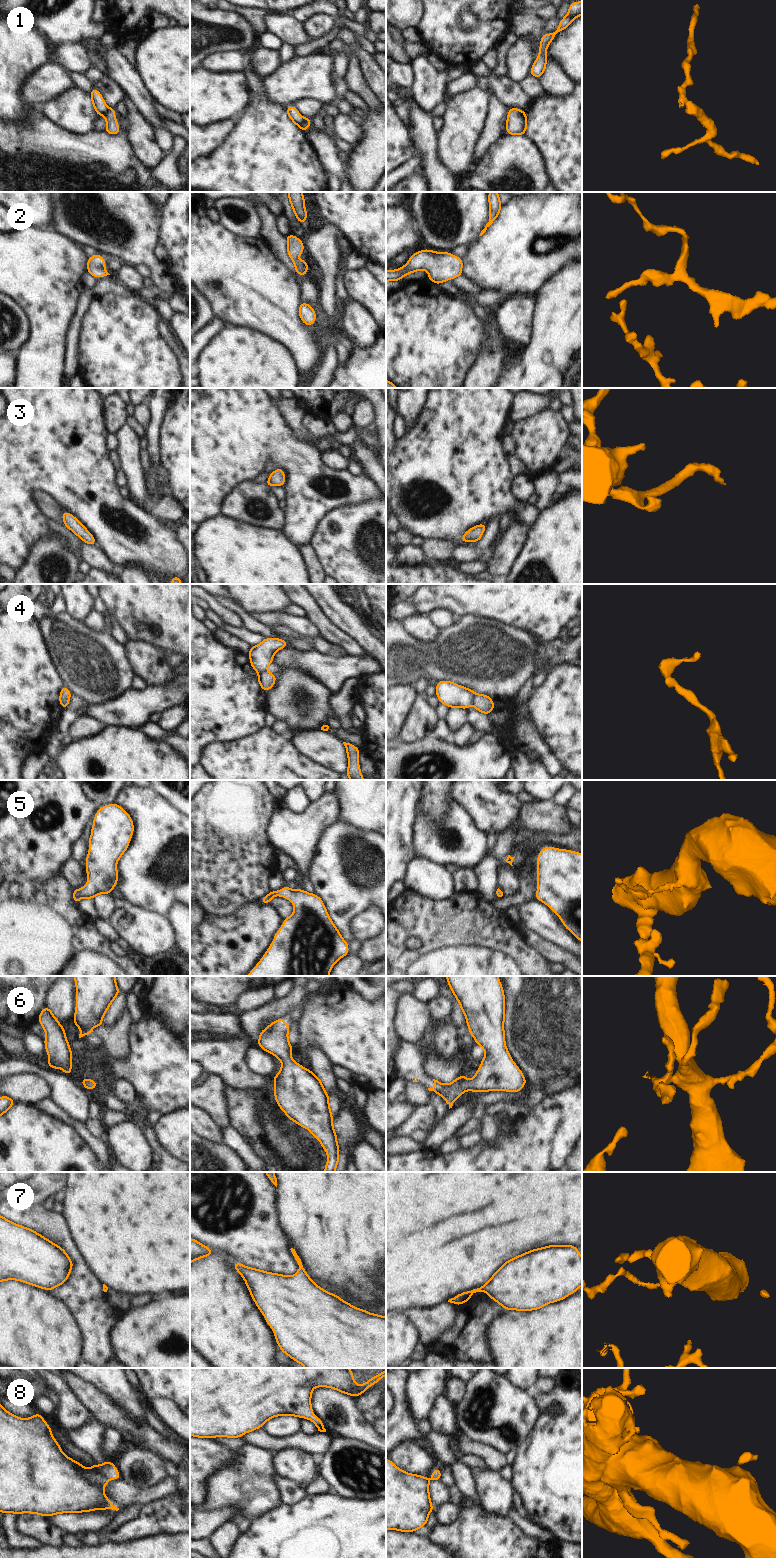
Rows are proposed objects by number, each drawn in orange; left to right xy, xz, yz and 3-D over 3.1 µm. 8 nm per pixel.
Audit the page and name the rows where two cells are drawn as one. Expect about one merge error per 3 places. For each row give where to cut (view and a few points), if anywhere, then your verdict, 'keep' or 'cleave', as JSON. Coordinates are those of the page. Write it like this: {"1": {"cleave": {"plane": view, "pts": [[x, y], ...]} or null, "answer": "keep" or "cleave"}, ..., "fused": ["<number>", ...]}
{"1": {"cleave": {"plane": "xz", "pts": [[305, 118], [299, 126]]}, "answer": "cleave"}, "2": {"cleave": null, "answer": "keep"}, "3": {"cleave": null, "answer": "keep"}, "4": {"cleave": {"plane": "yz", "pts": [[475, 694], [471, 702]]}, "answer": "cleave"}, "5": {"cleave": null, "answer": "keep"}, "6": {"cleave": null, "answer": "keep"}, "7": {"cleave": null, "answer": "keep"}, "8": {"cleave": null, "answer": "keep"}, "fused": ["1", "4"]}

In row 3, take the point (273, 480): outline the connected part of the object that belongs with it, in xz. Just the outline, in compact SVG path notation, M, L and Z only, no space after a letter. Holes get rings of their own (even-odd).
M277 468L272 473L270 473L270 476L265 484L267 484L269 487L283 487L285 485L285 472L281 468Z

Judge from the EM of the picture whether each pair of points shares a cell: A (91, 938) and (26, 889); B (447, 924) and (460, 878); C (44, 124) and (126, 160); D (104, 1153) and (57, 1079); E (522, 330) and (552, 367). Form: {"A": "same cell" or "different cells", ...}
{"A": "same cell", "B": "different cells", "C": "same cell", "D": "different cells", "E": "different cells"}

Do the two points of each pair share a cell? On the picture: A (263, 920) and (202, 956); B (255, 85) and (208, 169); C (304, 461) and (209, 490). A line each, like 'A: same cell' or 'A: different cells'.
A: same cell
B: same cell
C: same cell

